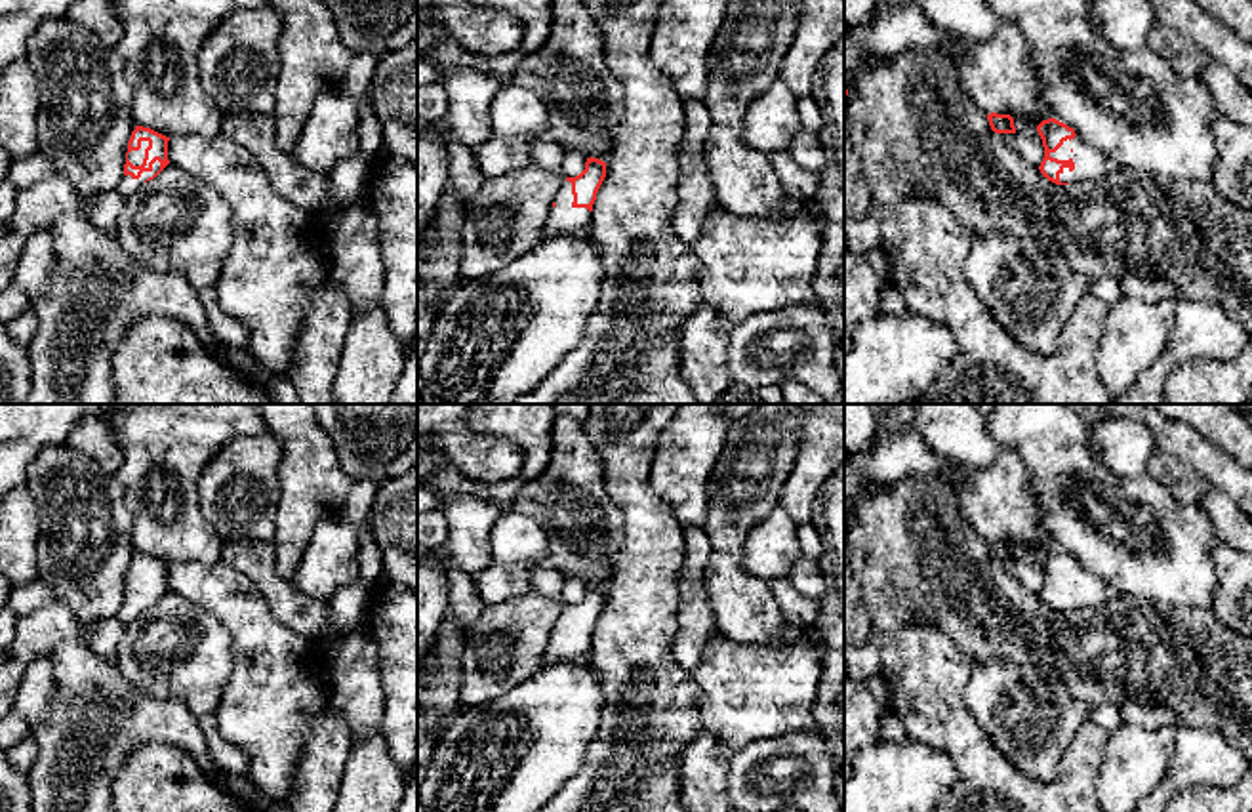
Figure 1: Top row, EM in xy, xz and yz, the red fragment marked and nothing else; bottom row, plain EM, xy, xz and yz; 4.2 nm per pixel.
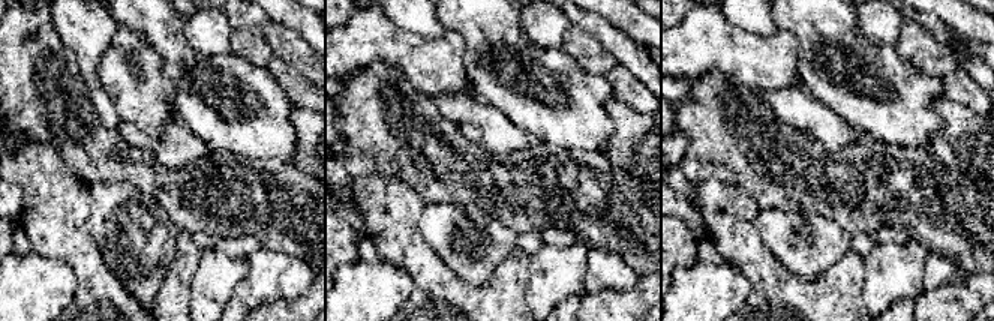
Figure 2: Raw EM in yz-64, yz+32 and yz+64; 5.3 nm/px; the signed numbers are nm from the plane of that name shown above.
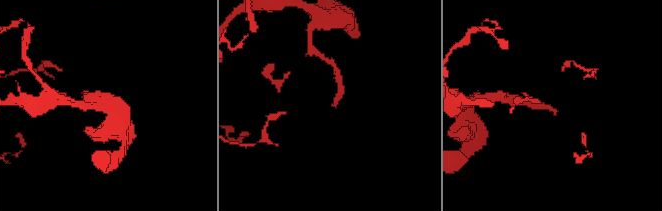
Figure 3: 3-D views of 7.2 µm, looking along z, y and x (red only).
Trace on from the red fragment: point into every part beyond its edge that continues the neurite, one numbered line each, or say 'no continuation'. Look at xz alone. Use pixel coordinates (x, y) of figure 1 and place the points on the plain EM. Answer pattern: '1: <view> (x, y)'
1: xz (563, 647)

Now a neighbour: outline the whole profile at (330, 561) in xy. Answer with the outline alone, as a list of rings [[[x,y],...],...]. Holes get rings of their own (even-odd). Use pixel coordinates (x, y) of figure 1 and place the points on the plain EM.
[[[343,513],[324,518],[290,581],[303,595],[328,602],[358,578],[358,547],[358,532]]]

